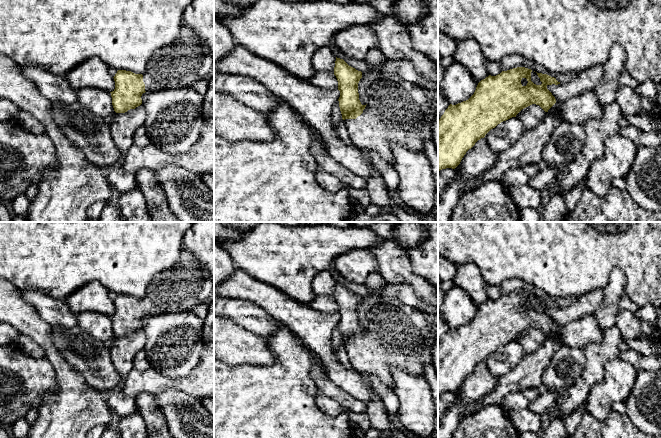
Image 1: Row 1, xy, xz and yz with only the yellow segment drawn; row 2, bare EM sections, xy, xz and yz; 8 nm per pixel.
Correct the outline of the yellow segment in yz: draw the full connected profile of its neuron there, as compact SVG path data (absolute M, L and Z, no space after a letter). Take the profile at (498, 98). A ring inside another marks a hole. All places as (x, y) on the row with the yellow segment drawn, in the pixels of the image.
M517 67L502 71L496 76L489 75L478 83L474 94L468 100L448 106L438 120L438 171L455 169L478 140L501 122L516 117L522 109L536 104L548 112L556 99L547 86L558 85L560 82L547 74L537 73L542 84L536 85L531 81L531 72L531 69Z

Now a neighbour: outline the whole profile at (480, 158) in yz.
M481 138L462 158L458 165L460 174L466 180L477 178L485 171L493 168L498 155L492 151L487 141Z

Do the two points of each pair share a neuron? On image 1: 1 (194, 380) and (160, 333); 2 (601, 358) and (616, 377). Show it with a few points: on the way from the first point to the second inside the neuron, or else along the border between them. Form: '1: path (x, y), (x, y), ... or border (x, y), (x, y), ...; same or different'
1: border (200, 352), (199, 363), (186, 376), (166, 376); different
2: border (618, 356), (605, 364), (604, 377), (594, 384); different

